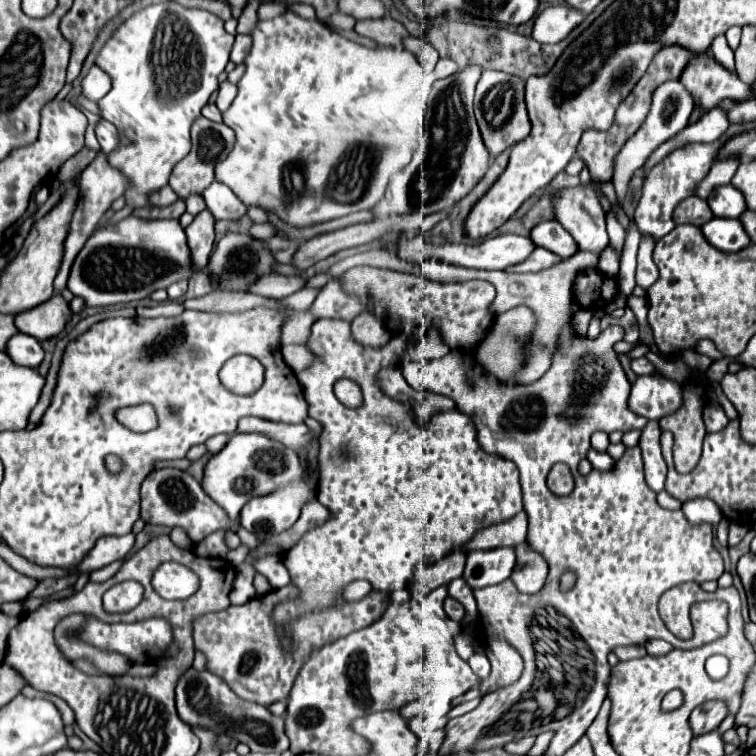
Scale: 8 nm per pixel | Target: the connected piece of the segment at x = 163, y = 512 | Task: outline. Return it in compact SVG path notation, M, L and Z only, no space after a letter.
M162 468L162 470L154 470L146 476L146 480L142 482L140 488L140 518L148 524L160 524L160 526L178 526L182 528L188 538L198 544L200 540L204 540L208 534L216 532L216 530L236 530L236 522L232 522L224 510L204 492L204 488L200 486L200 482L190 476L184 470L178 468Z

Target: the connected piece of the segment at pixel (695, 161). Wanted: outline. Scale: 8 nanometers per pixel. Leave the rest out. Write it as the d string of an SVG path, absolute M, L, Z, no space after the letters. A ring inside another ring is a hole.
M730 126L728 132L716 140L714 144L690 144L684 148L674 150L672 154L668 154L658 166L654 166L650 170L650 174L644 180L644 192L642 198L638 202L638 208L634 212L634 220L638 224L640 234L652 234L656 240L660 240L662 236L666 236L672 228L674 228L674 220L672 220L672 210L676 208L676 204L684 198L688 198L694 190L694 186L708 174L716 150L720 150L720 146L728 140L728 134L736 134L736 130L744 130L744 126Z

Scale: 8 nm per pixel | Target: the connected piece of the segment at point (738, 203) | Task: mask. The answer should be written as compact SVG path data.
M730 184L716 188L708 198L708 204L714 216L720 216L720 218L740 218L742 212L746 212L748 208L744 194Z

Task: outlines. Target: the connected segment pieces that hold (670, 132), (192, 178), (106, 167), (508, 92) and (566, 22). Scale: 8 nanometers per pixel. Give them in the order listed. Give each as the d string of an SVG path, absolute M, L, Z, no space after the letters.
M670 80L670 82L664 82L656 88L654 96L652 96L652 108L650 108L650 114L648 118L644 120L642 128L624 144L624 148L620 150L620 154L616 156L616 170L614 170L614 188L616 188L616 196L618 196L618 202L624 198L626 194L626 186L628 186L628 180L630 176L634 174L634 170L638 170L646 158L666 140L674 138L682 128L688 126L688 118L694 110L694 102L690 98L690 94L684 90L684 86L678 82L678 80Z
M200 116L192 124L192 150L190 150L190 154L184 158L184 162L178 162L172 170L172 178L170 178L172 190L180 198L188 198L192 194L202 194L214 182L214 168L218 162L226 160L226 156L234 148L234 142L236 142L234 132L226 124L216 124L216 122Z
M100 152L98 158L80 174L78 178L78 188L80 188L80 196L78 196L78 206L74 210L74 216L72 216L72 222L70 222L70 230L68 230L68 236L64 240L64 256L62 256L62 264L60 264L60 270L56 274L56 280L54 280L54 292L56 294L62 294L62 290L66 288L66 280L68 280L68 270L80 250L80 246L84 246L84 242L90 238L90 234L96 230L96 226L100 224L102 216L106 214L106 210L112 206L112 202L116 198L120 198L130 186L130 180L116 168L112 168L106 160L106 156Z
M484 70L482 78L476 86L474 96L474 112L484 136L484 142L490 150L490 158L496 158L508 146L524 140L530 132L530 118L524 104L524 80L500 70Z
M548 6L544 8L532 28L532 38L542 44L556 44L564 40L574 26L584 20L584 14L570 6Z

